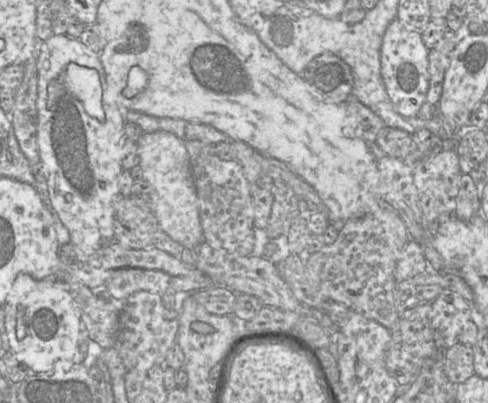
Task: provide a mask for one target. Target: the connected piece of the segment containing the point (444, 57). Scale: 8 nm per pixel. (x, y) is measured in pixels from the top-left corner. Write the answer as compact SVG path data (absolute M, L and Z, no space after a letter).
M448 29L442 39L428 52L429 87L426 100L437 105L442 93L446 69L452 50L457 44L457 35Z

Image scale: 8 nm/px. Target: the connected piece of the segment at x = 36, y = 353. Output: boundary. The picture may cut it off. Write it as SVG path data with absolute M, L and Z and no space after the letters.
M19 274L3 305L5 330L10 351L34 373L50 372L56 364L73 362L80 331L80 312L66 290L48 280L36 280Z

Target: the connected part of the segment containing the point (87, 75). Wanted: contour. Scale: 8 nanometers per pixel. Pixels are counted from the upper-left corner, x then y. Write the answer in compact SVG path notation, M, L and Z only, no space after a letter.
M69 63L63 72L62 81L67 91L83 104L89 116L100 122L105 120L102 87L95 69Z

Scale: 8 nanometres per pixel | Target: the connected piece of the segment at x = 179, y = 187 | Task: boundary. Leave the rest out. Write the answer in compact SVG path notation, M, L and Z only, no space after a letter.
M156 131L143 133L137 147L142 179L153 189L153 213L160 228L183 247L196 249L203 241L203 230L185 142L170 132Z

